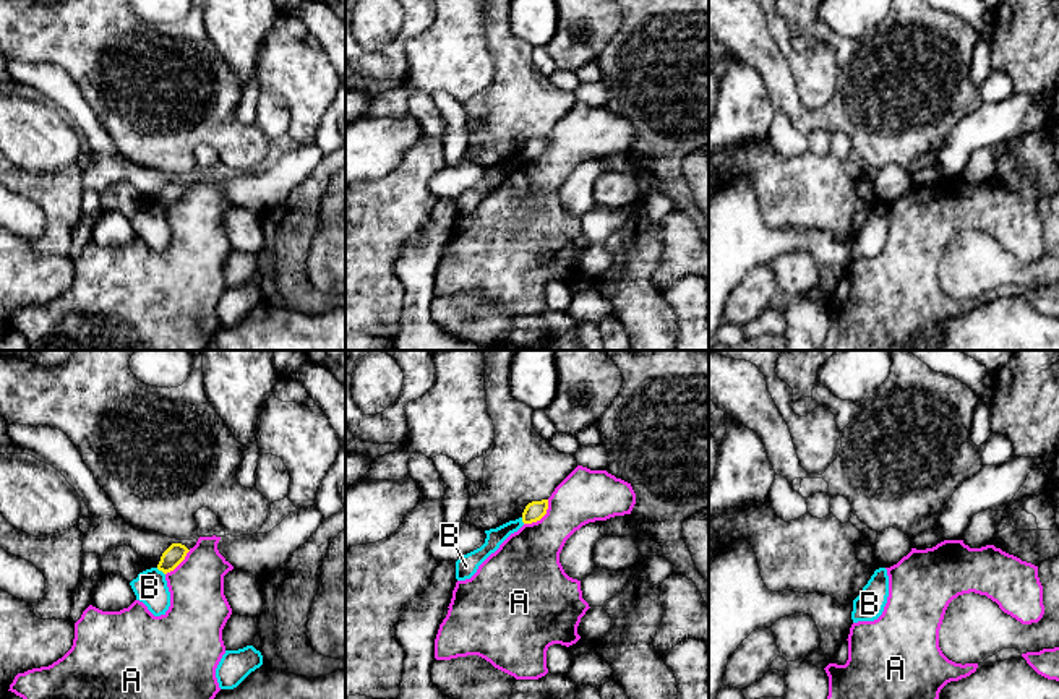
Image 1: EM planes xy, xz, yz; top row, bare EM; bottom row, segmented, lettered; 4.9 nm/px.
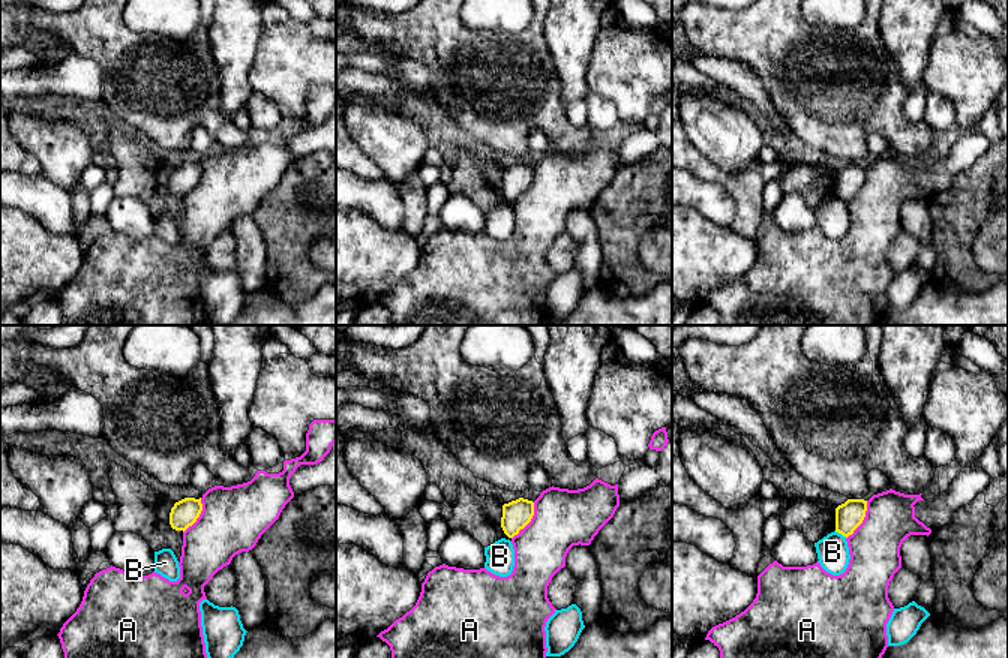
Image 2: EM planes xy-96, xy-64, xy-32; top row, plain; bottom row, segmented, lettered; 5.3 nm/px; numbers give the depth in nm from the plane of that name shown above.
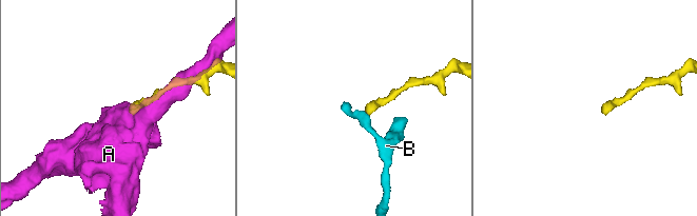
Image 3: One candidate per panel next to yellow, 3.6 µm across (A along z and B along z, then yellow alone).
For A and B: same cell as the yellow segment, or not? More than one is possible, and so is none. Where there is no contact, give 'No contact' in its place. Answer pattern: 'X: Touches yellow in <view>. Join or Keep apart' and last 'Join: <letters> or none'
A: Touches yellow in xz. Keep apart
B: Touches yellow in xy. Keep apart
Join: none

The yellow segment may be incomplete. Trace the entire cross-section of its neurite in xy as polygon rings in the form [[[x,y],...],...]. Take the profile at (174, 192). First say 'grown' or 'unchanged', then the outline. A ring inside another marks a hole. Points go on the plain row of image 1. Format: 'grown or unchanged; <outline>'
unchanged; [[[172,180],[161,193],[157,206],[164,211],[174,208],[187,193],[190,187],[182,180]]]

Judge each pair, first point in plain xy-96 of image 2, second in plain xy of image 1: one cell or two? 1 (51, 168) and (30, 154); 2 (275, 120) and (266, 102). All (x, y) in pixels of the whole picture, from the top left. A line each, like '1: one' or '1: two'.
1: one
2: one

